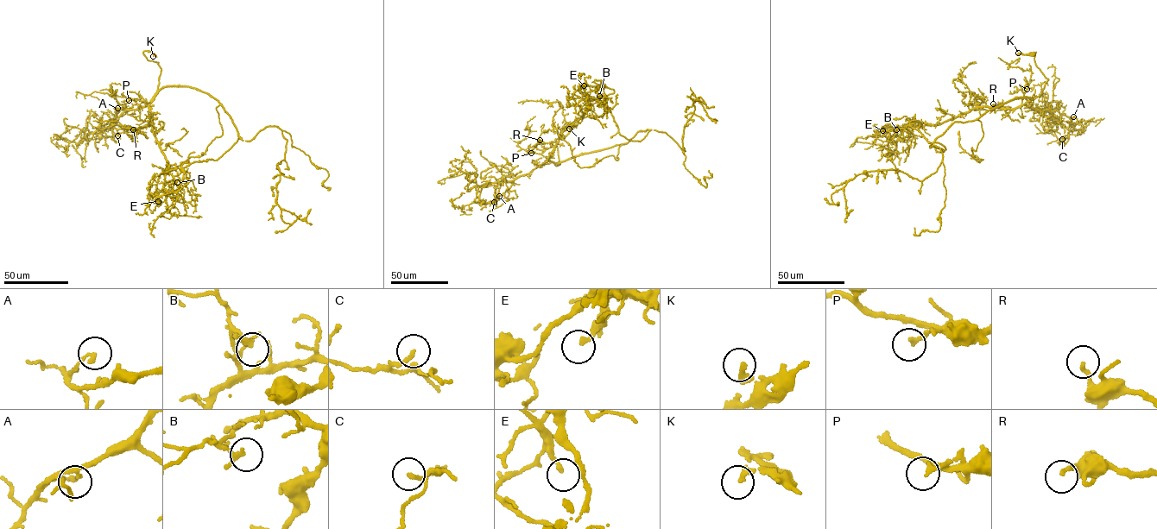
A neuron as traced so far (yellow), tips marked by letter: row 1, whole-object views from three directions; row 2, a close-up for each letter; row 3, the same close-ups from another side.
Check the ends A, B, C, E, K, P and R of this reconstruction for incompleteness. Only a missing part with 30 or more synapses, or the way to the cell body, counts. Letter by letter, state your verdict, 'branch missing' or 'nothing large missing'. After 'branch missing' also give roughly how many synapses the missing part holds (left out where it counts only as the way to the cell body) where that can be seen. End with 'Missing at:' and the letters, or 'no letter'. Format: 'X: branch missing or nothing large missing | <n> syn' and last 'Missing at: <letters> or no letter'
A: nothing large missing
B: nothing large missing
C: nothing large missing
E: nothing large missing
K: branch missing
P: nothing large missing
R: nothing large missing
Missing at: K

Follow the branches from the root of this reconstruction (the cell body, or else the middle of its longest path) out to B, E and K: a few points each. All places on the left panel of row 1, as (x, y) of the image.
B: (209, 95), (218, 101), (230, 116), (241, 137), (217, 160), (196, 161), (183, 167), (182, 179), (177, 182)
E: (209, 95), (230, 116), (241, 137), (217, 160), (180, 166), (175, 175), (167, 171), (158, 201)
K: (209, 95), (179, 85), (157, 91), (161, 68), (143, 52), (153, 56)

